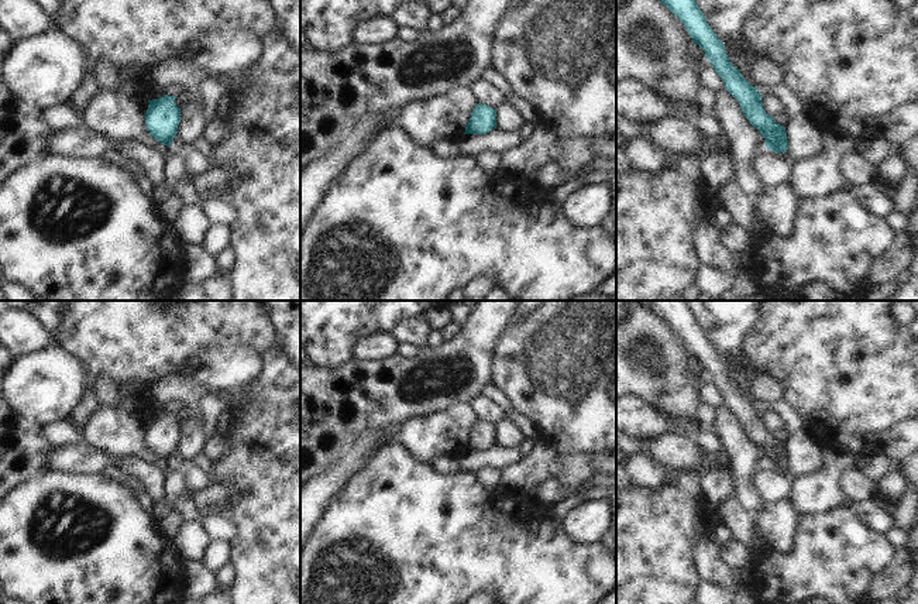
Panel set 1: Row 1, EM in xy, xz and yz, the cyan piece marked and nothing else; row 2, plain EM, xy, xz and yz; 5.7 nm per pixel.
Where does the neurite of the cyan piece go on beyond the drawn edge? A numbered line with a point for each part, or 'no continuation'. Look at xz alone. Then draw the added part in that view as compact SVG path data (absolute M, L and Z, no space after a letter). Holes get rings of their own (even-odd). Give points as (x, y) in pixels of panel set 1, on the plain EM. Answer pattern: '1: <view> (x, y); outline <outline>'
no continuation

